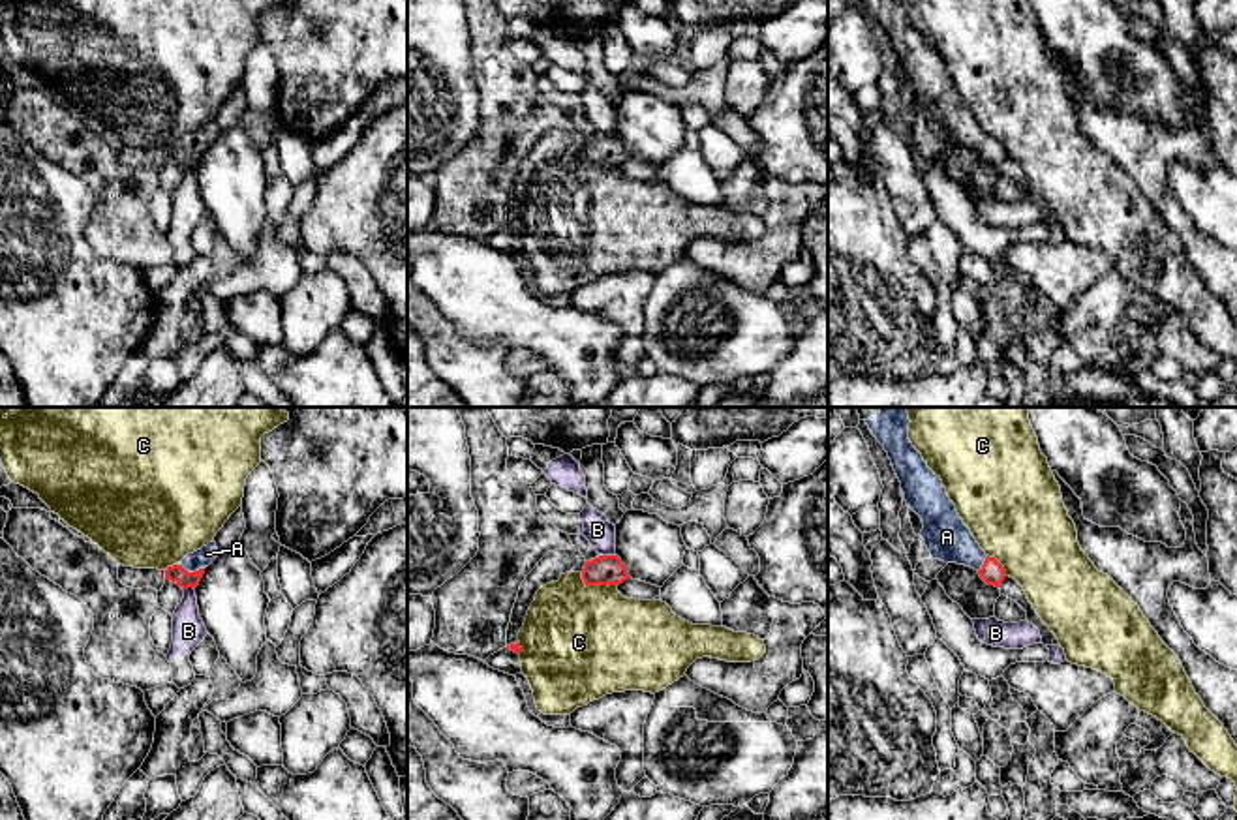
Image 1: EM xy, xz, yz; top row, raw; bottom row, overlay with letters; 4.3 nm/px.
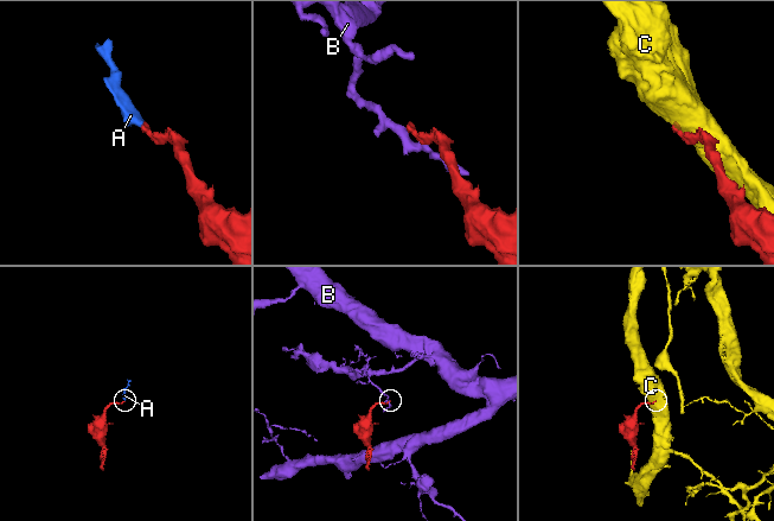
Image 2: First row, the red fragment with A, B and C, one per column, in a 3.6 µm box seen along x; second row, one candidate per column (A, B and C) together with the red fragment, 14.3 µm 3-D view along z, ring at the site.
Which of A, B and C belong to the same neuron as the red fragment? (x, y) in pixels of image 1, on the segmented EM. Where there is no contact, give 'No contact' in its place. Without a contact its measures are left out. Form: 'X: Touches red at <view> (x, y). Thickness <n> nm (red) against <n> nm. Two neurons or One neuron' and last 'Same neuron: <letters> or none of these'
A: Touches red at xy (196, 571). Thickness 80 nm (red) against 80 nm. One neuron
B: Touches red at xz (607, 556). Thickness 130 nm (red) against 120 nm. Two neurons
C: Touches red at xz (595, 584). Thickness 130 nm (red) against 480 nm. Two neurons
Same neuron: A

